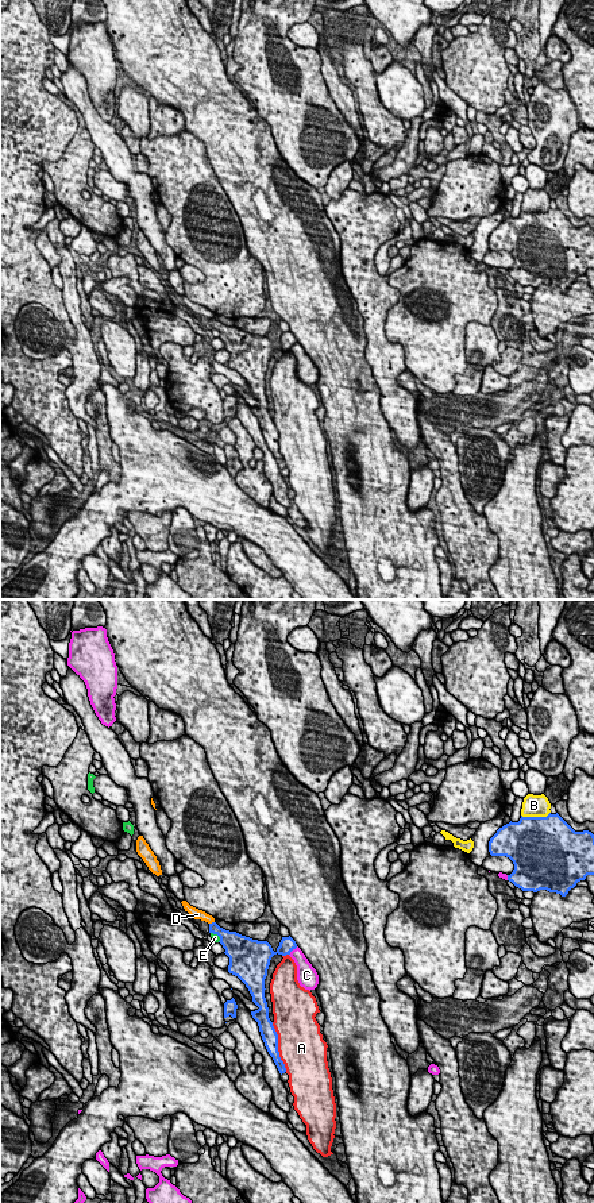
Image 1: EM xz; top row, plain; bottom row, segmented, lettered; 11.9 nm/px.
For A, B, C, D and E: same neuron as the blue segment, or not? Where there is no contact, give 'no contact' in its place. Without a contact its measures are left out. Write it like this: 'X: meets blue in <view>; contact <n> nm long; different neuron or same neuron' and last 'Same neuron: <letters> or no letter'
A: meets blue in xz; contact 600 nm long; different neuron
B: meets blue in xz; contact 360 nm long; different neuron
C: meets blue in xz; contact 150 nm long; different neuron
D: meets blue in xz; contact 70 nm long; different neuron
E: meets blue in xz; contact 160 nm long; different neuron
Same neuron: no letter

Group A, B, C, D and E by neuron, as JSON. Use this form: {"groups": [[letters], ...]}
{"groups": [["A"], ["B"], ["C"], ["D"], ["E"]]}

